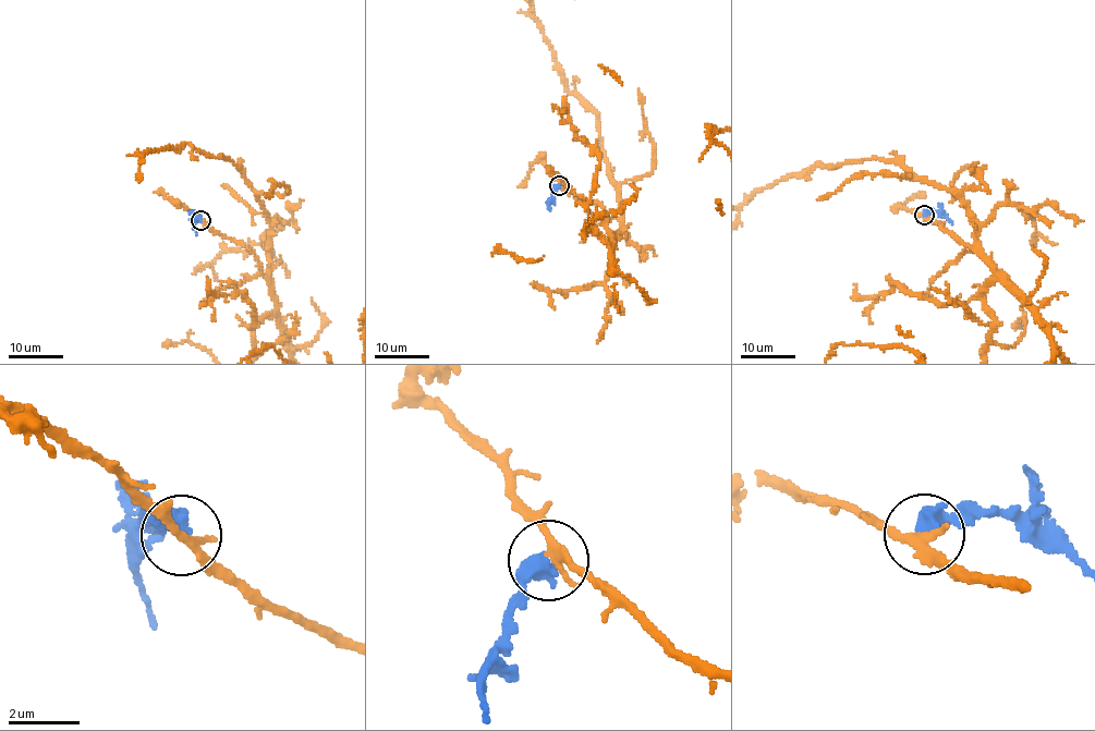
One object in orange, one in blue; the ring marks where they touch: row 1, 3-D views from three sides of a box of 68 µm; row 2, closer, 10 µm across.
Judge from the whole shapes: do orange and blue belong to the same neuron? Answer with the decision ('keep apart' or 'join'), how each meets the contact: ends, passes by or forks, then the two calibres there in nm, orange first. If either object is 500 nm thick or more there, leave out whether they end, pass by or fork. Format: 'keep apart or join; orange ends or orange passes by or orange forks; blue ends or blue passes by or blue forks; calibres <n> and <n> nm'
join; orange passes by; blue ends; calibres 240 and 460 nm

